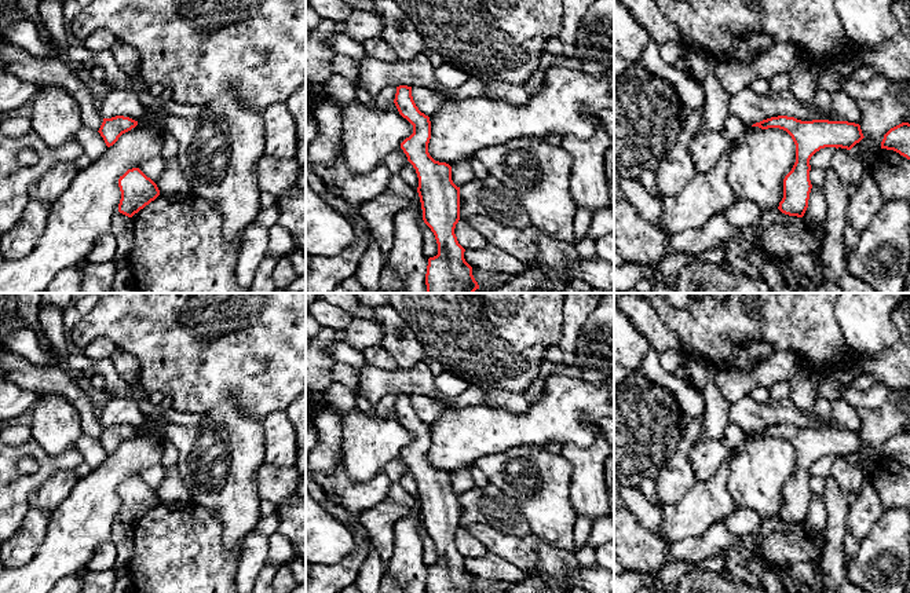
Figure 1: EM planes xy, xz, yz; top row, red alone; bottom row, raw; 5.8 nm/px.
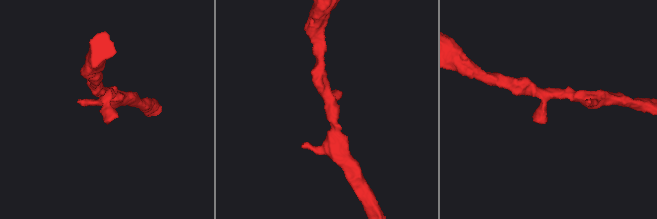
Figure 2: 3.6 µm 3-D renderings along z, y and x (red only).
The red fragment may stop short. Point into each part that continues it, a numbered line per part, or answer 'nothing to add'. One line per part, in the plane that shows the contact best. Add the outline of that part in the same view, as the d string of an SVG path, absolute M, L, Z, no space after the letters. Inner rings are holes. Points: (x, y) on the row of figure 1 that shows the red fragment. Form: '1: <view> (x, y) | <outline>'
nothing to add

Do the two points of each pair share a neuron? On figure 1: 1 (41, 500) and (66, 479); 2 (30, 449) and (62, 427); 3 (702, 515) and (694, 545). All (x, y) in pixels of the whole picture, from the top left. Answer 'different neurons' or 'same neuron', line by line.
1: same neuron
2: different neurons
3: different neurons

